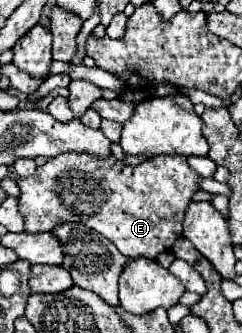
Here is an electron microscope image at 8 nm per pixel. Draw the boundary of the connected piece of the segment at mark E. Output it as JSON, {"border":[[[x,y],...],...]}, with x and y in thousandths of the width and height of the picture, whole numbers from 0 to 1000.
{"border":[[[252,459],[202,477],[178,502],[153,502],[136,526],[70,538],[87,568],[79,640],[103,652],[112,700],[202,694],[260,670],[360,676],[368,688],[450,718],[533,778],[649,778],[657,760],[698,754],[707,736],[748,712],[756,652],[798,580],[814,574],[822,538],[831,526],[781,502],[773,471],[756,465],[657,465],[583,495],[525,495],[483,483],[467,465],[409,477],[360,459]]]}

